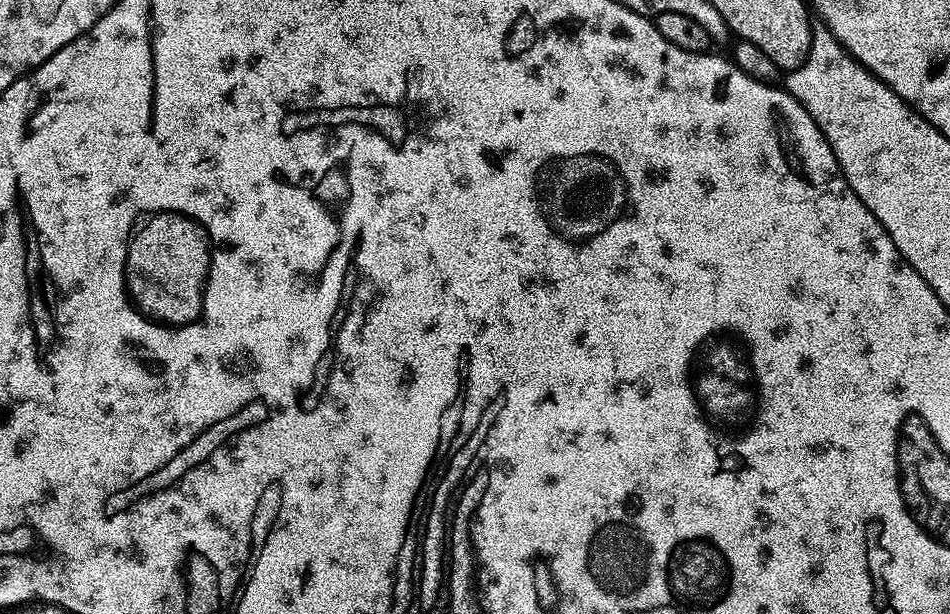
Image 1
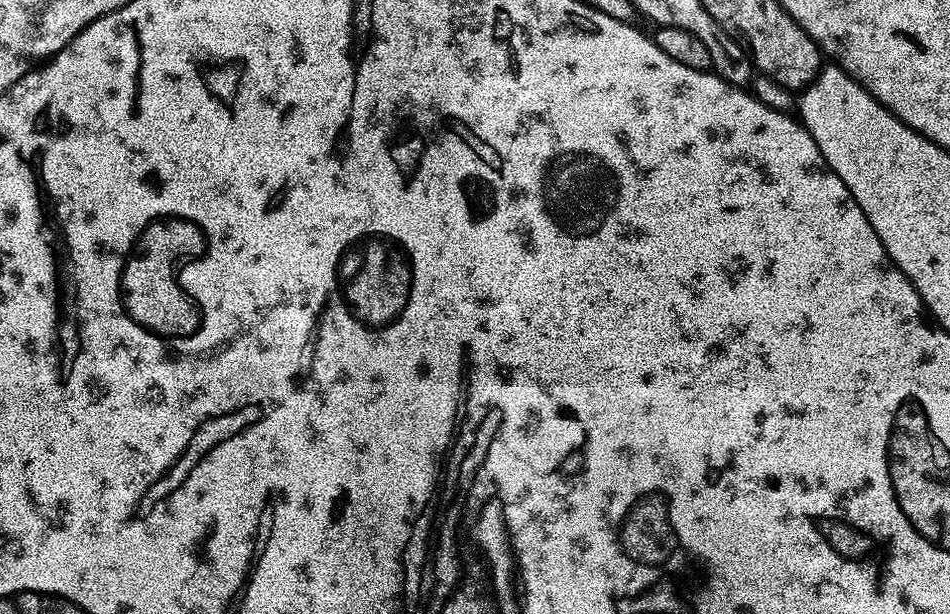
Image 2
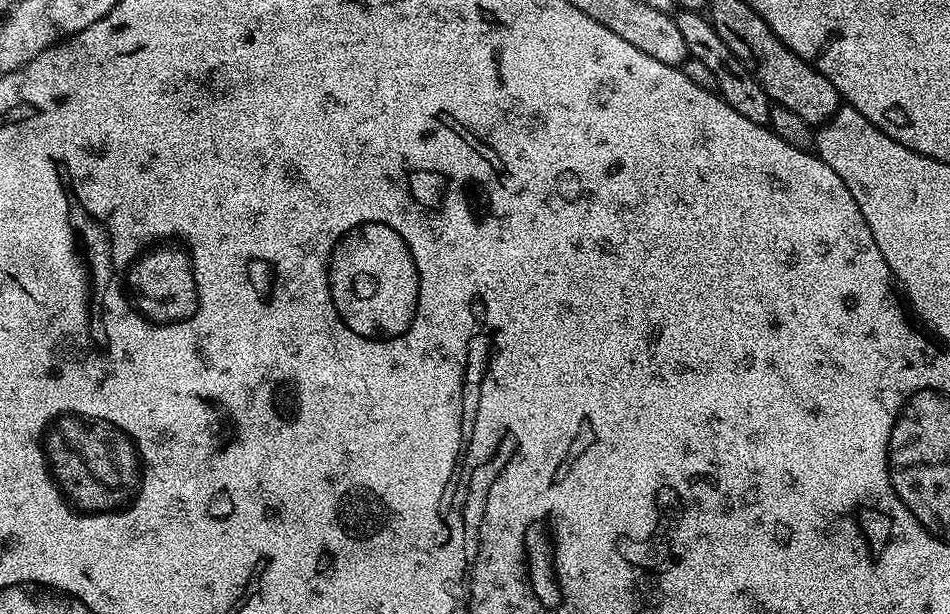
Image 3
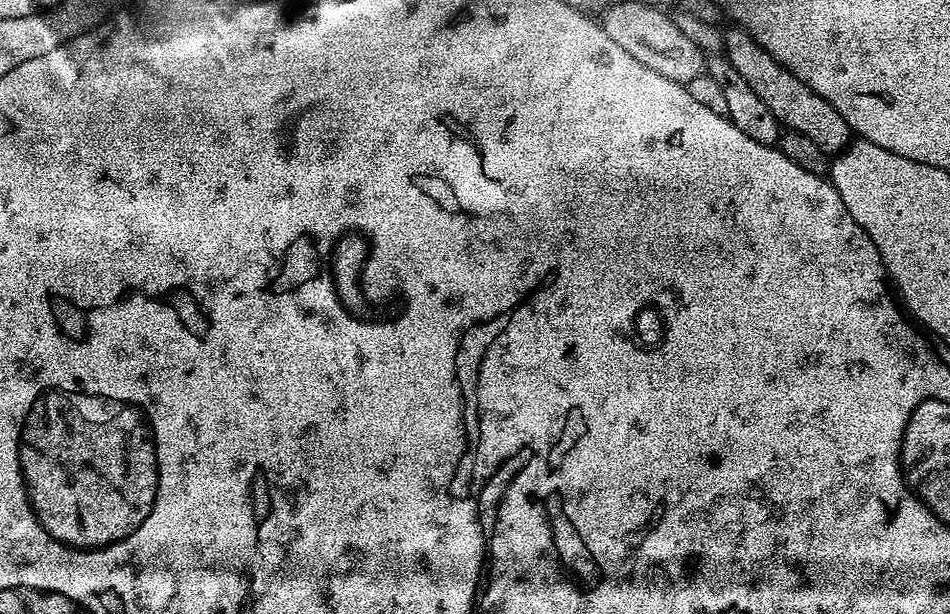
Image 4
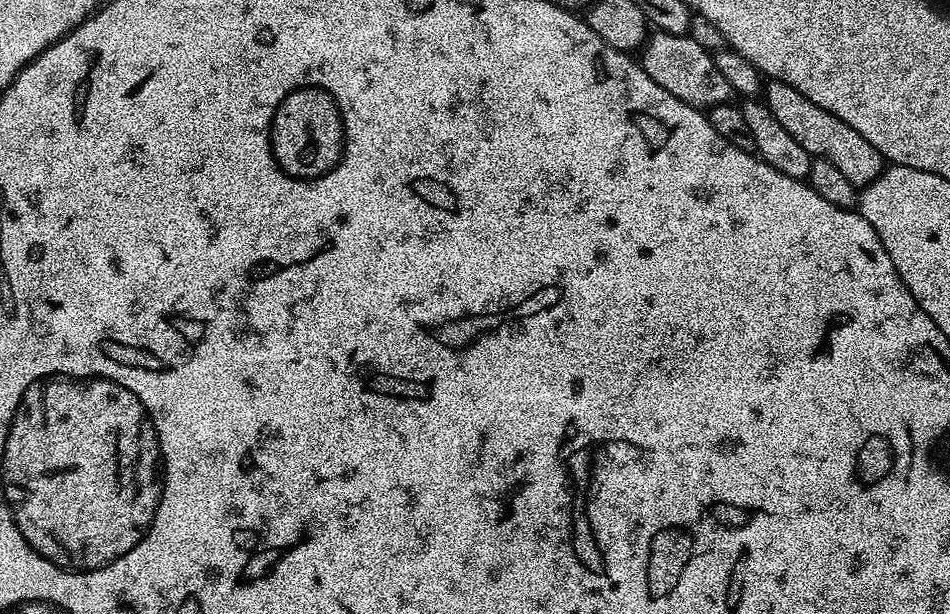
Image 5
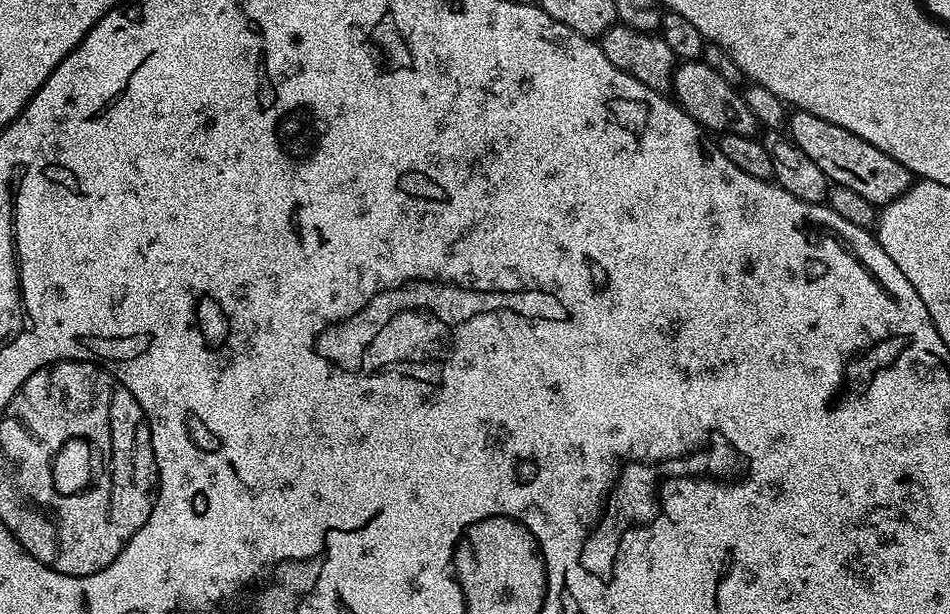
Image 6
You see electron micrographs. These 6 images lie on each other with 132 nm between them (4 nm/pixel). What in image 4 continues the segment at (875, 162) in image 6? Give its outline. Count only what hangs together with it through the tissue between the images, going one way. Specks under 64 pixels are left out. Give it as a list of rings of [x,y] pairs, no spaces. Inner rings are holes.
[[[732,26],[732,29],[727,29],[723,35],[723,53],[727,60],[732,63],[734,70],[738,70],[738,74],[742,74],[750,90],[754,90],[754,94],[758,94],[758,98],[766,102],[770,114],[778,118],[781,126],[811,138],[829,154],[839,154],[847,149],[854,133],[842,118],[842,114],[838,114],[838,110],[834,110],[834,106],[830,106],[830,102],[826,102],[822,94],[814,94],[814,90],[806,86],[806,82],[794,78],[794,74],[786,70],[786,66],[778,63],[773,56],[766,54],[766,50],[762,50],[762,46],[758,46],[756,39],[743,27]]]

